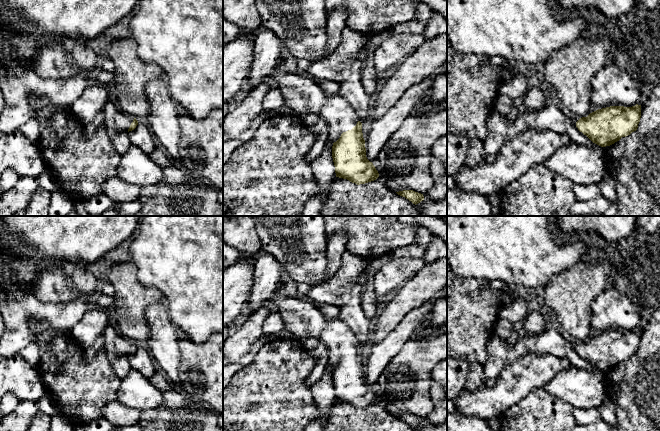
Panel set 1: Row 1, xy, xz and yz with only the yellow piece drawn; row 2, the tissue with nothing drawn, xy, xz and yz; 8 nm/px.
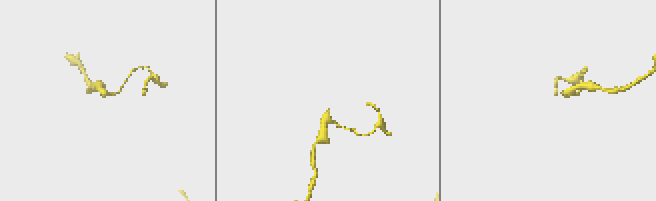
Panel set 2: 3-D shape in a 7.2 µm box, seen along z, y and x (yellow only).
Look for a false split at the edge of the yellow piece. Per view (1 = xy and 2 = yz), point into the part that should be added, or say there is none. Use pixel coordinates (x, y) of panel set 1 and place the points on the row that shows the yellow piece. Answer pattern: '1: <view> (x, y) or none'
1: xy (115, 121)
2: yz (576, 119)

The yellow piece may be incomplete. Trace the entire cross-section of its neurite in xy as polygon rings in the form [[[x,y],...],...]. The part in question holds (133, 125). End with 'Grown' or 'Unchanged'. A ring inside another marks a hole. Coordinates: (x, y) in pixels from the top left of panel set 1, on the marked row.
[[[108,102],[103,109],[103,126],[110,140],[114,139],[122,131],[132,131],[138,125],[136,118],[123,113],[116,103]]]. Grown

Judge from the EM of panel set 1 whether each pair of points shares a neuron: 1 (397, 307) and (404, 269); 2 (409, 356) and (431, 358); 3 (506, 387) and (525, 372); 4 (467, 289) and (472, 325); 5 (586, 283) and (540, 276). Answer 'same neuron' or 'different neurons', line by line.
1: different neurons
2: same neuron
3: same neuron
4: same neuron
5: different neurons

